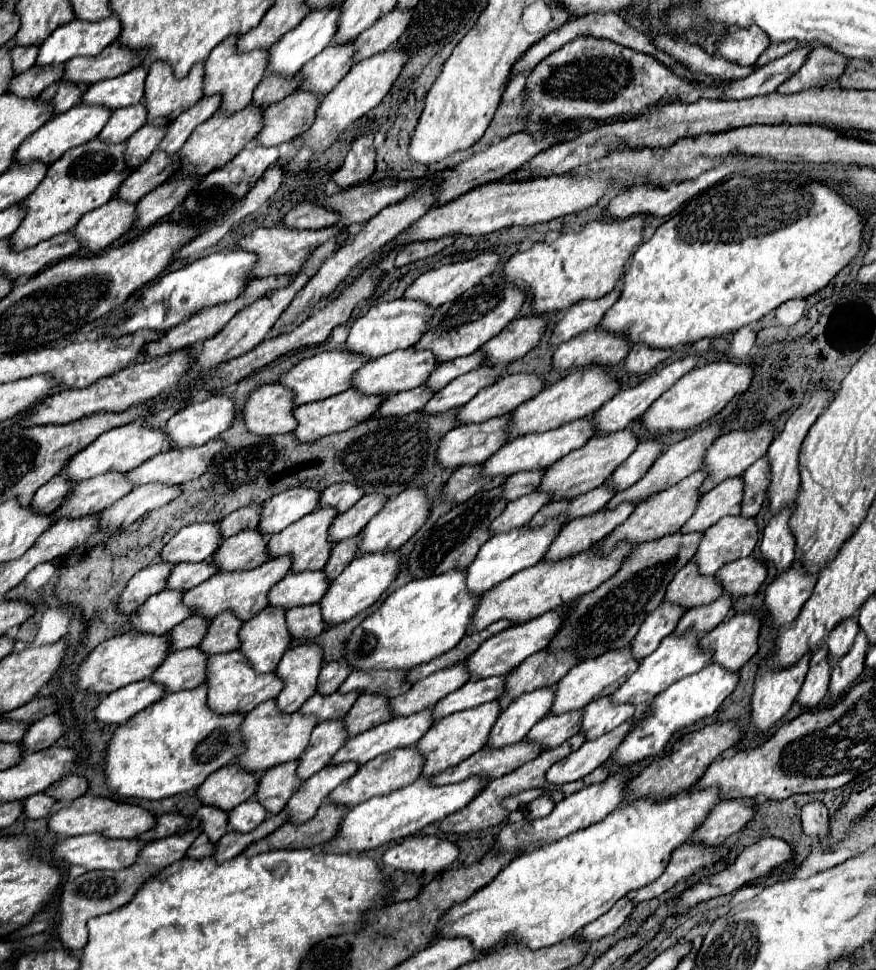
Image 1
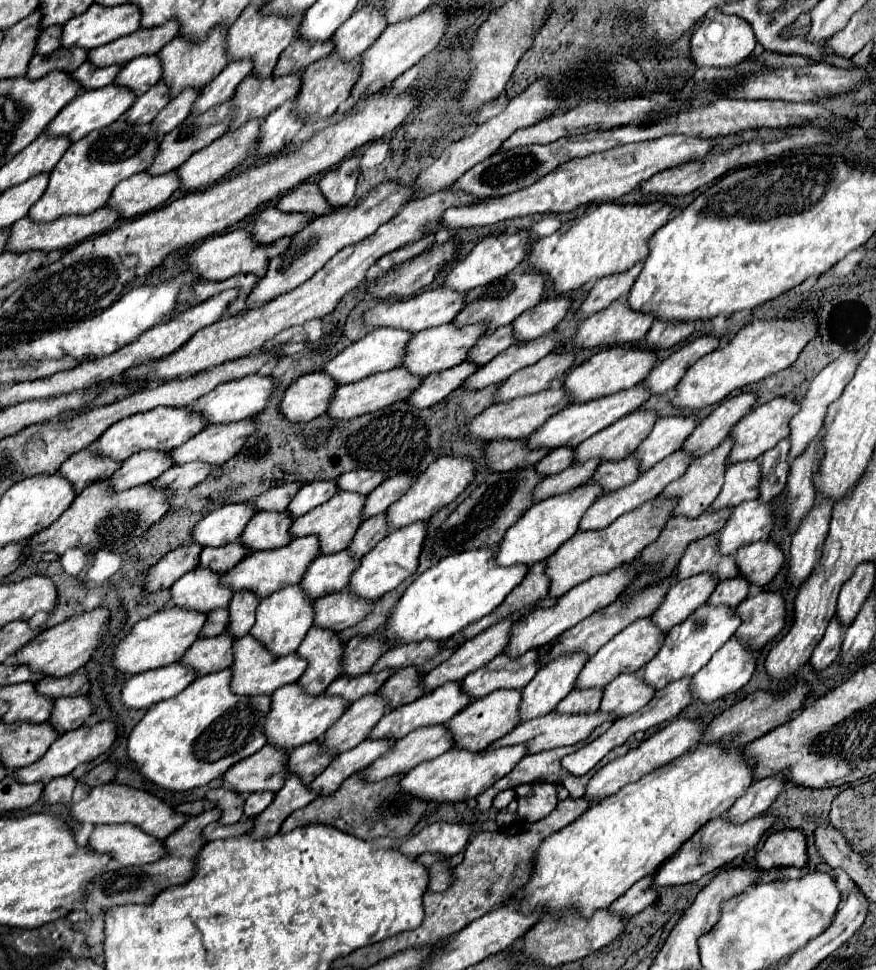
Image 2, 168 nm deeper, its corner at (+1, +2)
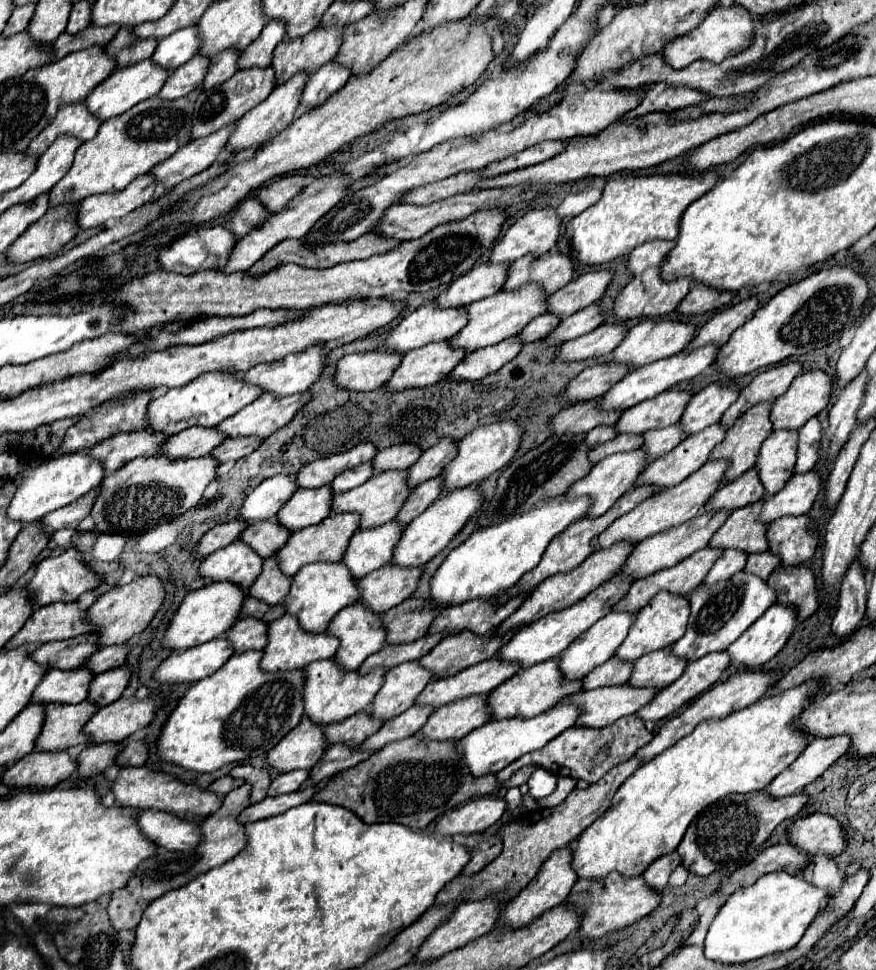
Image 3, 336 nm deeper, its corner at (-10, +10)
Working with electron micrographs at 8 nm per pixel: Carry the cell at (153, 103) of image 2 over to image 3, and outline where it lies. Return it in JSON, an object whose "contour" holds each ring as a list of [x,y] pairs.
{"contour":[[[193,56],[189,62],[185,62],[183,66],[175,68],[169,74],[169,78],[165,80],[165,84],[157,96],[163,100],[177,100],[181,96],[191,94],[203,82],[203,76],[207,72],[207,64],[209,64],[209,58]]]}

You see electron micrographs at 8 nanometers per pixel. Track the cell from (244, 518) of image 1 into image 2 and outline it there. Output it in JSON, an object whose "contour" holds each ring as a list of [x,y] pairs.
{"contour":[[[290,482],[290,484],[284,484],[284,486],[276,486],[276,488],[270,488],[268,492],[260,494],[254,504],[258,510],[284,510],[288,508],[288,500],[292,500],[292,496],[296,496],[298,488],[304,486],[304,482]]]}

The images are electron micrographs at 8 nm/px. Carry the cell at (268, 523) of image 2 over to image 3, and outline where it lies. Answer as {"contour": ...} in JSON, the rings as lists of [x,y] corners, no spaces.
{"contour":[[[323,486],[323,488],[315,488],[315,490],[307,490],[307,492],[295,492],[287,504],[281,506],[281,510],[277,512],[277,522],[295,532],[313,524],[319,524],[319,500],[321,500],[321,508],[325,508],[325,514],[331,514],[331,488]]]}

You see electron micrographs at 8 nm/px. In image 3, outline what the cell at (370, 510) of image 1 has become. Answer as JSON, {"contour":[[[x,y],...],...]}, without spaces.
{"contour":[[[439,440],[435,448],[423,452],[421,458],[411,468],[407,468],[407,486],[415,488],[435,478],[443,470],[443,464],[451,460],[451,456],[455,456],[455,444],[451,444],[451,440]]]}

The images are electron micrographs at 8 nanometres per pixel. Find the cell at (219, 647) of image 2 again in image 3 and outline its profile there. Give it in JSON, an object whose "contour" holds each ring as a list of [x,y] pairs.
{"contour":[[[239,618],[223,636],[235,652],[263,650],[267,644],[267,624],[257,618]]]}

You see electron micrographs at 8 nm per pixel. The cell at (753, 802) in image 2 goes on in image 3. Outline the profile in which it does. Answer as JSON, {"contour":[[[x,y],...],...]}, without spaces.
{"contour":[[[849,736],[811,740],[807,748],[799,754],[799,758],[791,766],[787,766],[775,780],[771,780],[765,792],[769,796],[783,798],[803,790],[847,750],[849,750]]]}

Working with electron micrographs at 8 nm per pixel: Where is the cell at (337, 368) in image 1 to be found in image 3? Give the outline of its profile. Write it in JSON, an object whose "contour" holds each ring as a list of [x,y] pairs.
{"contour":[[[429,302],[405,316],[383,340],[381,350],[407,354],[409,350],[423,348],[425,344],[449,340],[463,324],[463,308],[441,310]]]}

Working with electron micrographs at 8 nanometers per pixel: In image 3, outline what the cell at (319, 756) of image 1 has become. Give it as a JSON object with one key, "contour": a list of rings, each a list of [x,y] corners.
{"contour":[[[417,660],[395,666],[385,674],[385,682],[367,708],[367,714],[383,722],[403,714],[407,708],[413,706],[415,698],[429,684],[431,678],[431,672],[421,668]]]}

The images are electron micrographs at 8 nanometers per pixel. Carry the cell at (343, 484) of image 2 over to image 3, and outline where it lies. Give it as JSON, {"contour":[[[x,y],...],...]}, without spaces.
{"contour":[[[399,444],[399,448],[387,448],[379,452],[373,460],[373,472],[387,472],[387,470],[407,470],[415,460],[421,456],[419,448],[411,448],[411,444]]]}

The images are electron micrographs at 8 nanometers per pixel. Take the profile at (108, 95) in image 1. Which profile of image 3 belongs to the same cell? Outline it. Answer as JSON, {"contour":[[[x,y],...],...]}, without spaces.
{"contour":[[[183,28],[179,32],[173,32],[167,36],[167,40],[161,40],[151,56],[151,62],[165,70],[173,70],[187,60],[191,60],[197,54],[199,48],[199,38],[197,38],[197,28]]]}

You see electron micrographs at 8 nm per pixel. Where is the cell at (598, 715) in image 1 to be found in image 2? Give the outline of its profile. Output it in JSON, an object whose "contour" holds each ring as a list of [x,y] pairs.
{"contour":[[[640,672],[620,674],[604,688],[604,698],[600,704],[602,712],[616,712],[618,718],[628,716],[640,710],[644,704],[652,700],[656,692],[648,688],[648,684],[640,682]]]}

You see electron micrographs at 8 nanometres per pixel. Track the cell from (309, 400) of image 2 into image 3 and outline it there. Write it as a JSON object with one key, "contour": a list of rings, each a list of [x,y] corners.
{"contour":[[[361,352],[343,356],[337,362],[333,382],[339,390],[349,392],[369,392],[383,386],[389,380],[393,368],[399,366],[401,356],[395,352]]]}

